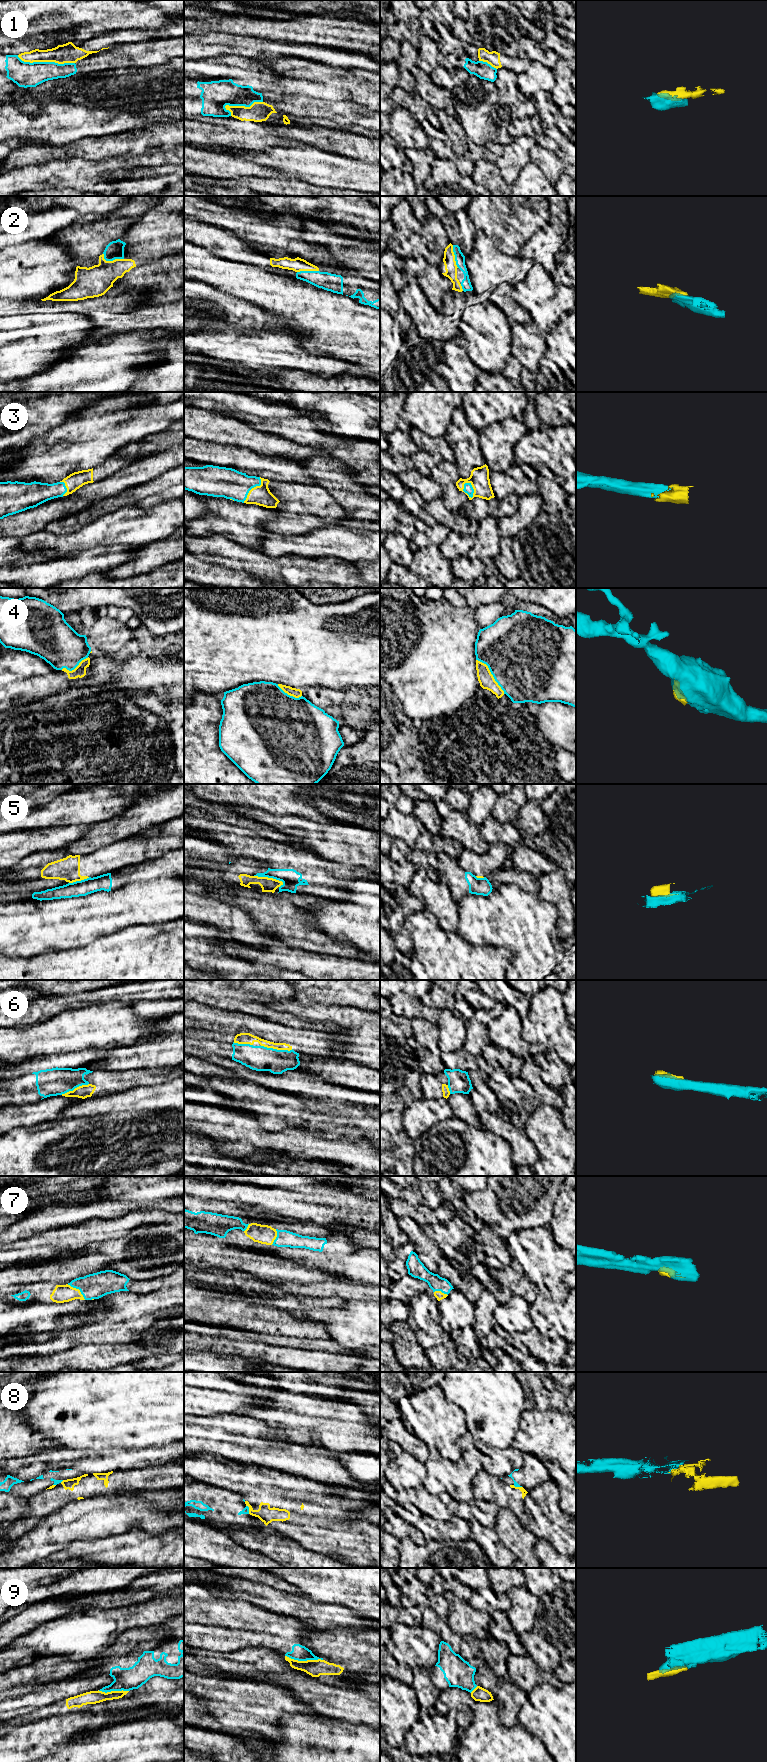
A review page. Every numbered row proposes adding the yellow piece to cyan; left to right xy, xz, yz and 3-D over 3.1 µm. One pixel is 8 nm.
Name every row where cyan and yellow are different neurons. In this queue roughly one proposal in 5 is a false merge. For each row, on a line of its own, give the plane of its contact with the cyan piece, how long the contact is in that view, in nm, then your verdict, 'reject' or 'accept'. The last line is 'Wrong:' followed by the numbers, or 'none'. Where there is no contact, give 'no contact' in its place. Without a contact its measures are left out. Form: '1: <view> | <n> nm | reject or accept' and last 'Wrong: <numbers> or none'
1: xy | 460 nm | reject
2: xy | 180 nm | accept
3: yz | 140 nm | accept
4: yz | 360 nm | accept
5: xz | 260 nm | reject
6: xz | 260 nm | accept
7: xy | 200 nm | accept
8: xz | 80 nm | reject
9: xz | 300 nm | reject
Wrong: 1, 5, 8, 9

